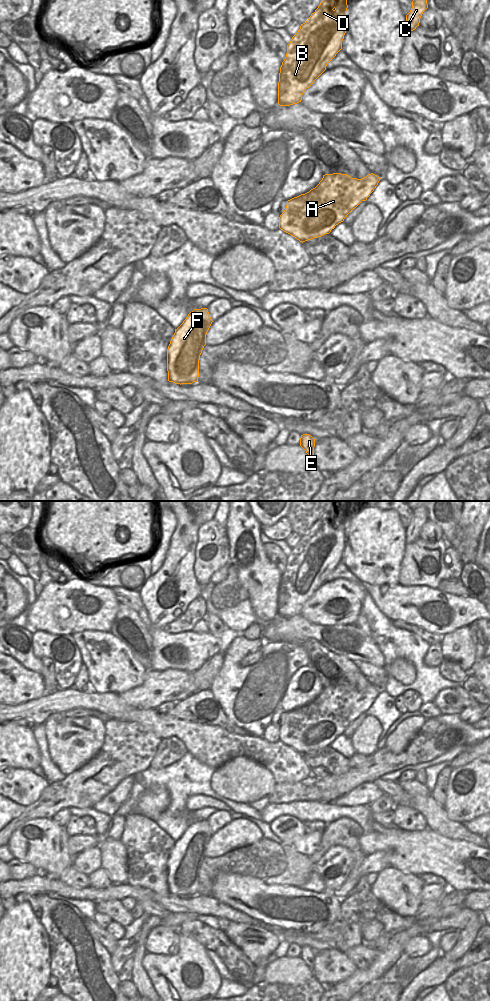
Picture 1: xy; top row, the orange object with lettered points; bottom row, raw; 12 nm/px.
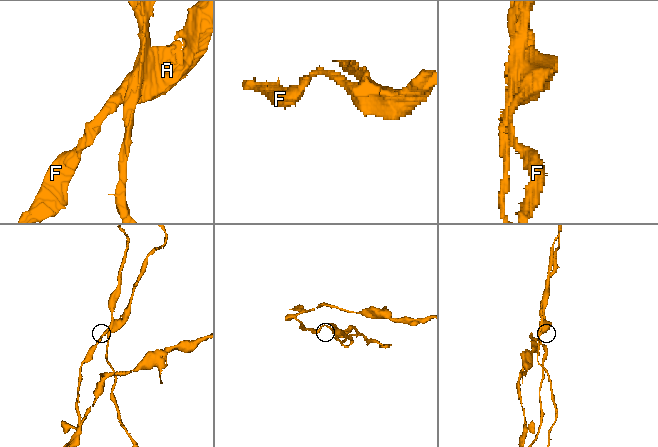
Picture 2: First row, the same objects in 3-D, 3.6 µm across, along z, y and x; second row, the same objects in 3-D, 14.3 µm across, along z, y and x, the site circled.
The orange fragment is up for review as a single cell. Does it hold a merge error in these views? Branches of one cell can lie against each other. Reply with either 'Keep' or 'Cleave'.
Cleave

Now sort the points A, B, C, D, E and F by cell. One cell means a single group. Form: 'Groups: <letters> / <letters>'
Groups: A C F / B D E

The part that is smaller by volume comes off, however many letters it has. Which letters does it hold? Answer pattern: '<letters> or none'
B, D, E

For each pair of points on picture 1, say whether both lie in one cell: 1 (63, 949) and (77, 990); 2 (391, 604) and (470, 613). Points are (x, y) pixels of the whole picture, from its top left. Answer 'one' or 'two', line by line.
1: one
2: one

